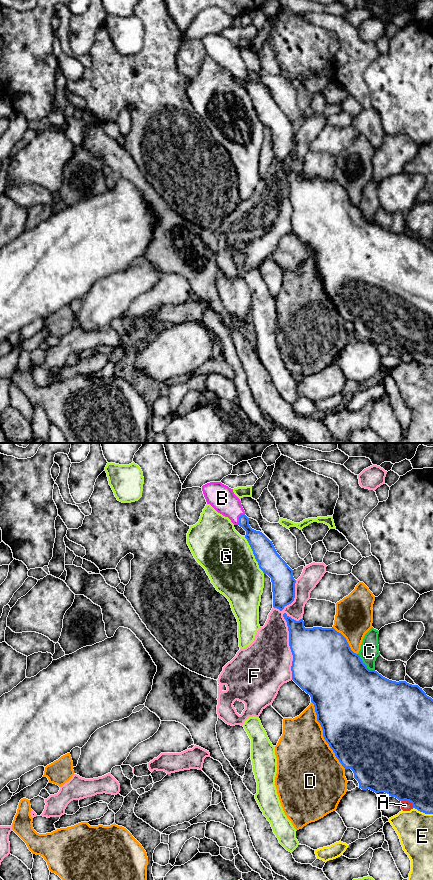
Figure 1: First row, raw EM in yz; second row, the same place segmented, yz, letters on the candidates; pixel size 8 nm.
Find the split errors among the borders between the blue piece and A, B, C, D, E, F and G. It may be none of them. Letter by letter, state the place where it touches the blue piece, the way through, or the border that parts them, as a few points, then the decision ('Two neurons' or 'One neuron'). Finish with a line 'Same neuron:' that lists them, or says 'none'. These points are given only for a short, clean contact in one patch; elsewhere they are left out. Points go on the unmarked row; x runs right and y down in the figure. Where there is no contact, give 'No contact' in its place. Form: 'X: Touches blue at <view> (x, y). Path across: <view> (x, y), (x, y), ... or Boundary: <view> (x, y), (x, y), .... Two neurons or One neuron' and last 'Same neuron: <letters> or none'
A: Touches blue at yz (408, 352). Two neurons
B: Touches blue at yz (239, 70). Path across: yz (258, 94), (239, 70), (222, 50). One neuron
C: Touches blue at yz (364, 216). Two neurons
D: Touches blue at yz (323, 287). Two neurons
E: Touches blue at yz (423, 364). Two neurons
F: Touches blue at yz (289, 197). Two neurons
G: Touches blue at yz (254, 107). Two neurons
Same neuron: B

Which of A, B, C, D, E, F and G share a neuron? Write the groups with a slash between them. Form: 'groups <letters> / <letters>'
groups A / B / C / D / E / F / G

